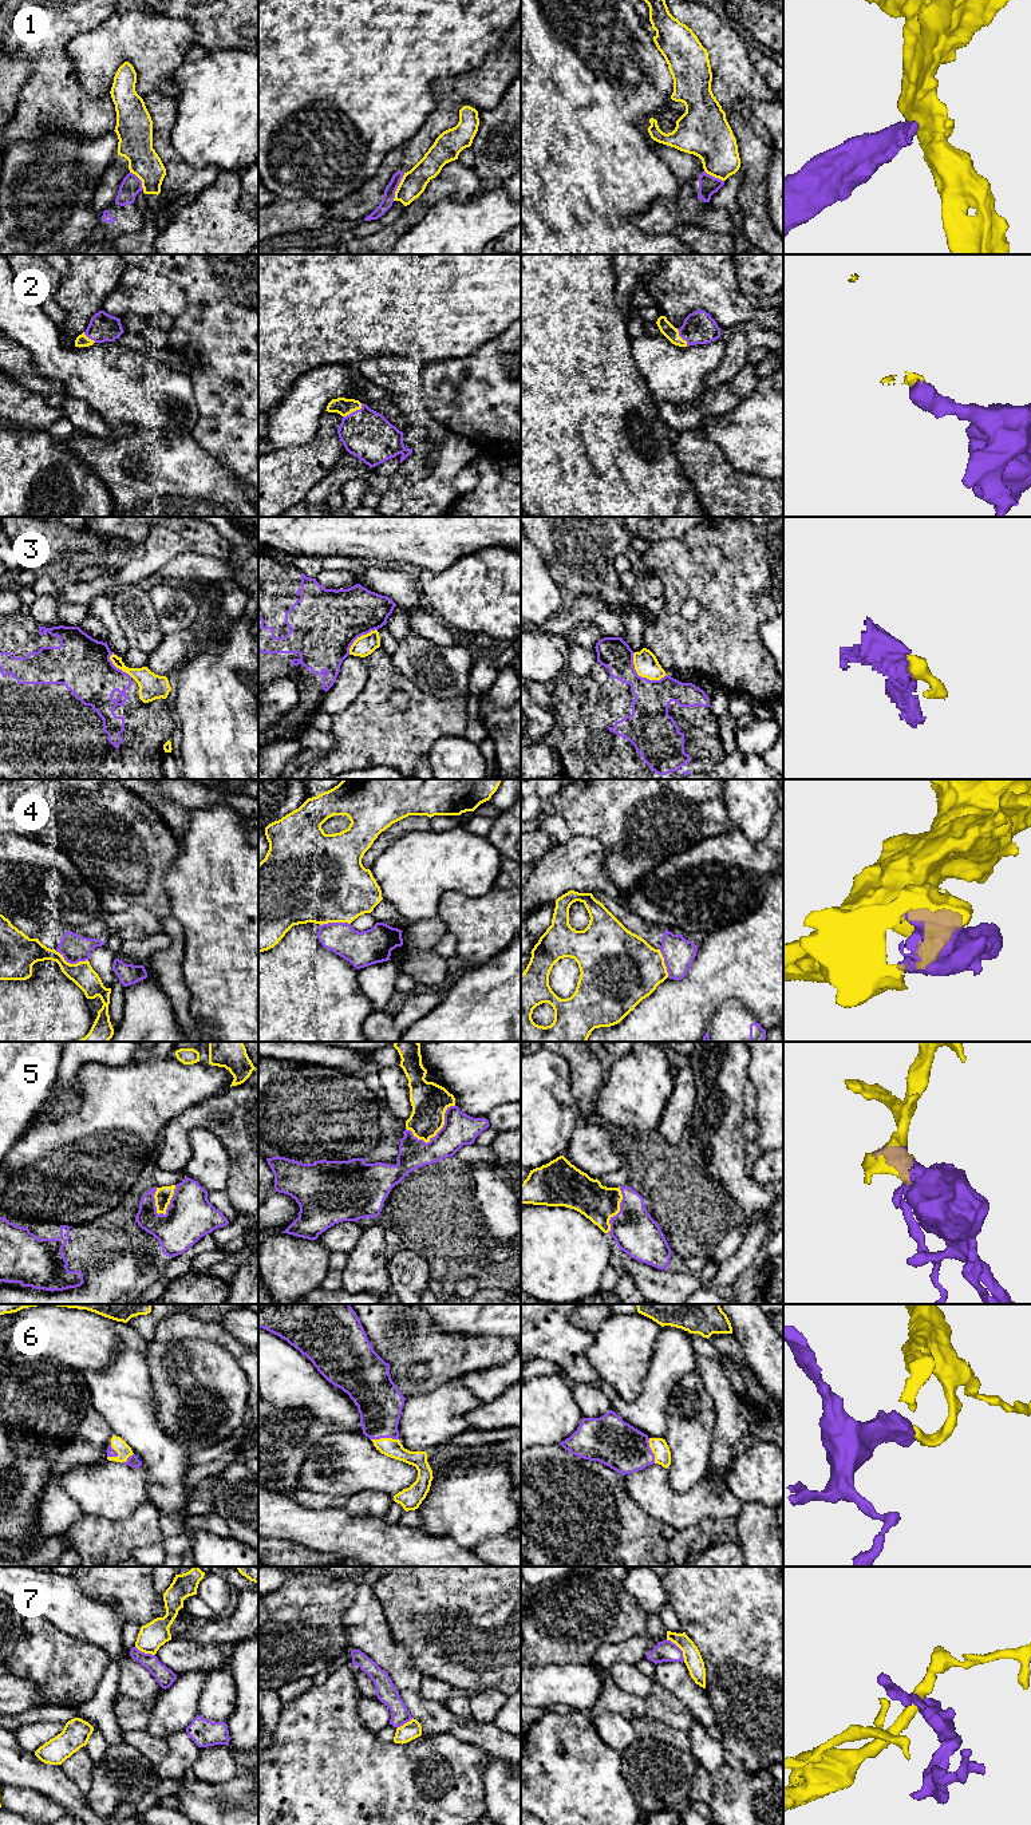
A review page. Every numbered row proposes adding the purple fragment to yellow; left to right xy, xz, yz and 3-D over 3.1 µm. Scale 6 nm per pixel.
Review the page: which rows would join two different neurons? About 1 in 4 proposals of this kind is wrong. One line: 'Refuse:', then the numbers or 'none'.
Refuse: 1, 3, 4, 7

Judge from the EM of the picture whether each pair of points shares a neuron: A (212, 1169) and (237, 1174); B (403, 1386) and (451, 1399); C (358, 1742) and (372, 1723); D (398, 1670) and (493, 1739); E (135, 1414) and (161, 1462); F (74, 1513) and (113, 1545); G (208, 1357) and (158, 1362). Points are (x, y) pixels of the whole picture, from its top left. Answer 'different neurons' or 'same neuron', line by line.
A: different neurons
B: different neurons
C: different neurons
D: same neuron
E: same neuron
F: different neurons
G: same neuron

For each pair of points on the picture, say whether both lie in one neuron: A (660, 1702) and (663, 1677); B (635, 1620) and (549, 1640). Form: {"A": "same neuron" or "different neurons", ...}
{"A": "different neurons", "B": "same neuron"}

